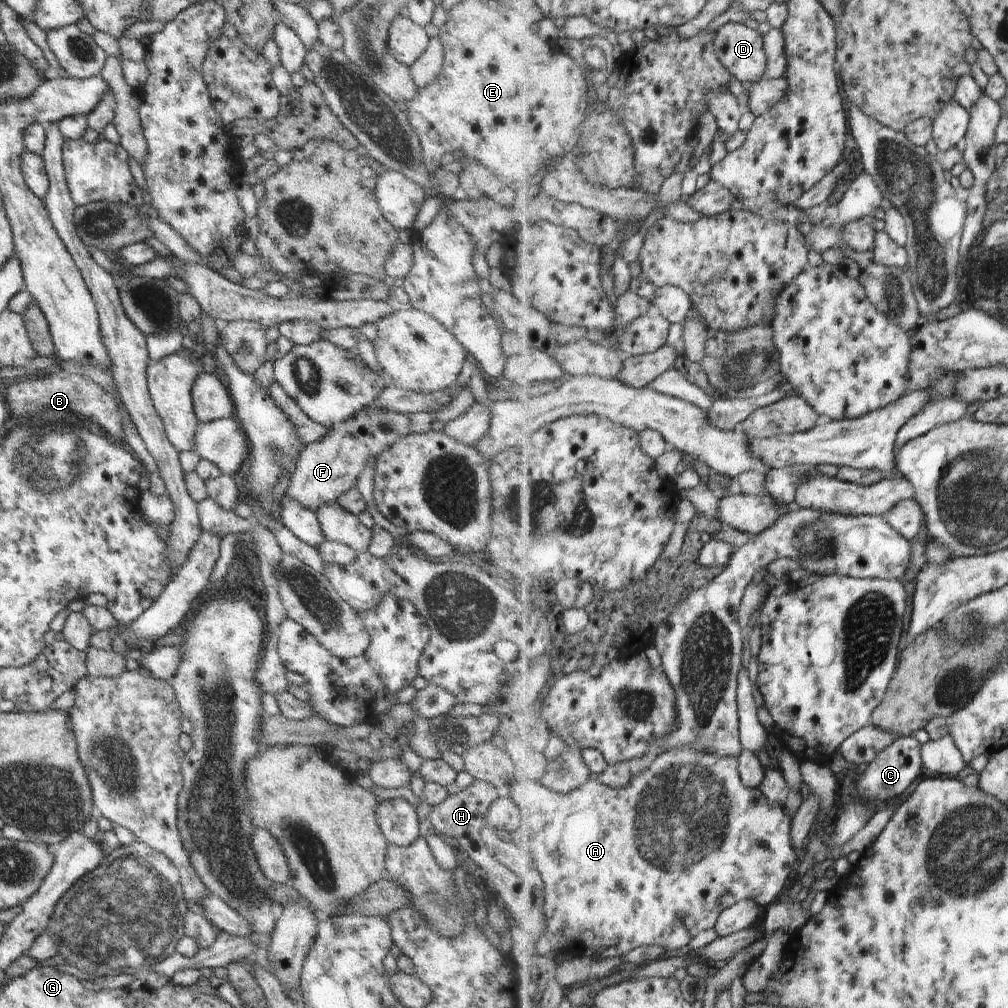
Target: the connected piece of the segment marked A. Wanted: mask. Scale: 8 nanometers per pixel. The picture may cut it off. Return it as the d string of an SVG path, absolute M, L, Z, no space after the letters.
M686 747L685 749L673 750L664 753L662 756L660 756L660 758L658 758L656 763L652 763L652 766L648 771L645 772L644 775L640 775L637 779L634 779L633 783L629 787L614 788L610 785L604 784L598 779L598 777L594 777L591 778L584 787L577 788L576 791L572 791L568 794L550 790L550 788L544 786L540 781L519 780L518 778L514 778L514 780L511 781L505 792L508 794L508 797L510 797L516 803L516 806L521 812L521 825L517 828L517 833L520 835L520 838L516 842L516 845L518 848L524 848L525 852L529 852L530 848L532 848L535 858L535 867L542 873L546 883L546 902L543 911L547 916L547 923L549 925L547 926L547 933L542 939L539 940L539 943L537 944L537 952L540 957L540 961L544 966L546 966L548 961L553 956L558 955L559 952L562 955L569 954L570 956L574 957L579 956L592 957L593 959L609 959L616 958L617 956L626 956L629 952L632 952L639 946L641 947L644 945L660 945L667 948L668 951L672 949L680 950L680 948L686 948L686 946L688 946L688 942L692 942L696 934L700 934L700 932L704 932L704 930L708 930L708 928L716 928L721 914L725 910L728 910L728 908L738 904L738 901L754 899L757 900L764 907L764 909L767 909L772 902L776 902L778 898L780 899L783 896L782 892L784 892L786 888L790 888L790 880L797 880L797 870L802 860L802 852L798 852L798 848L796 848L795 844L793 843L793 816L790 814L790 812L788 812L784 805L772 803L771 800L764 794L761 787L751 789L744 784L744 781L740 776L739 760L737 758L738 757L721 757L712 753L706 753L705 751L695 751L693 748Z

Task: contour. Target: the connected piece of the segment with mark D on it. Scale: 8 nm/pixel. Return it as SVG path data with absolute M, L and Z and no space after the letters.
M727 23L718 29L717 55L740 82L759 83L768 77L769 56L765 37L742 23Z

